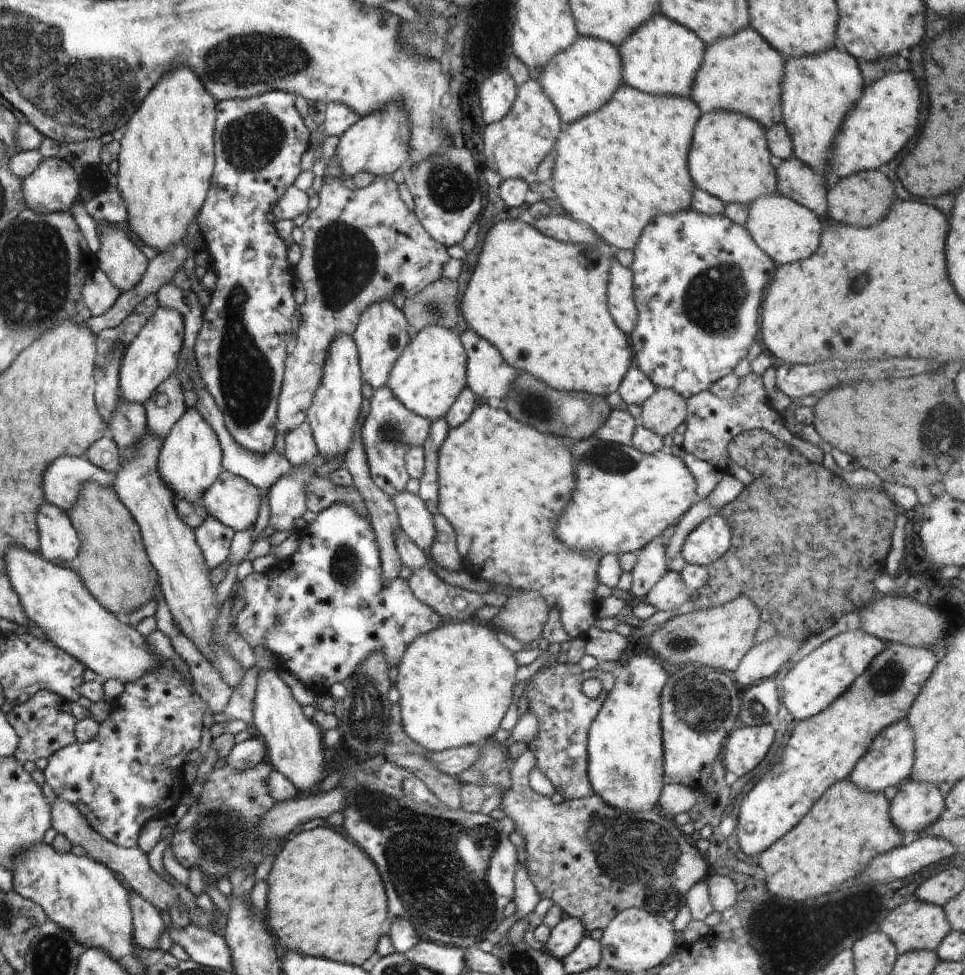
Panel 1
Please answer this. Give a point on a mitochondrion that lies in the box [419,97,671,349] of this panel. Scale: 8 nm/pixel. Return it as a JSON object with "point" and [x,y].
{"point":[451,185]}

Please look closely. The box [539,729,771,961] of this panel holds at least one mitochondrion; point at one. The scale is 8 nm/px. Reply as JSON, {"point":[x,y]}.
{"point":[633,852]}

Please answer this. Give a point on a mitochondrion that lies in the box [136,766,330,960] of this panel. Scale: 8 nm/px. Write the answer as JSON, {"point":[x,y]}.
{"point":[218,835]}

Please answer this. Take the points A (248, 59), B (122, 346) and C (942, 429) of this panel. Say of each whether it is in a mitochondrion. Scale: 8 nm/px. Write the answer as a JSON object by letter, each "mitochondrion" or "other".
{"A":"mitochondrion","B":"other","C":"mitochondrion"}

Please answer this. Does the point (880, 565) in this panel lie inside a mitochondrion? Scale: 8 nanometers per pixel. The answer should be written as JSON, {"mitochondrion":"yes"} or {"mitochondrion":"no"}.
{"mitochondrion":"no"}

